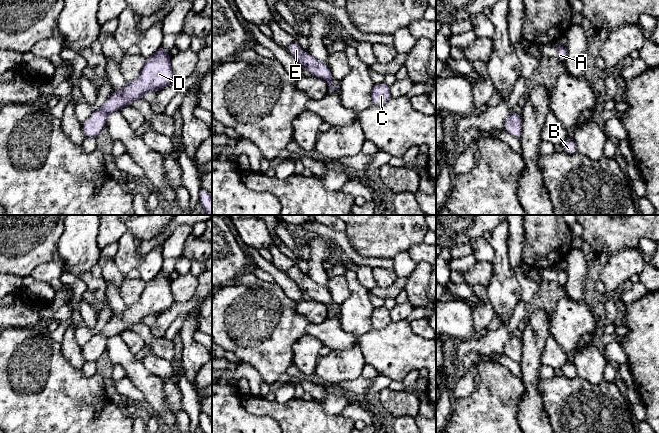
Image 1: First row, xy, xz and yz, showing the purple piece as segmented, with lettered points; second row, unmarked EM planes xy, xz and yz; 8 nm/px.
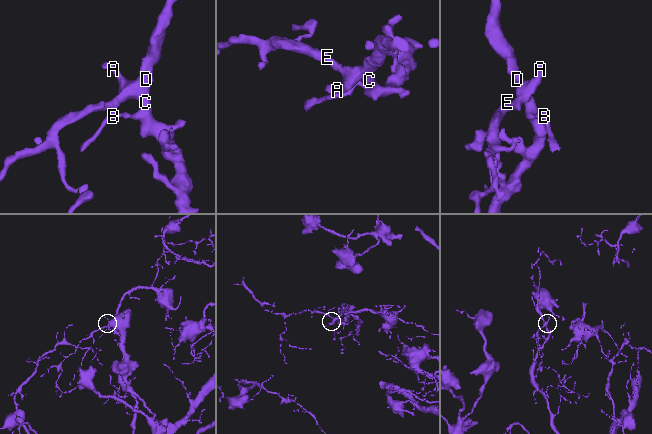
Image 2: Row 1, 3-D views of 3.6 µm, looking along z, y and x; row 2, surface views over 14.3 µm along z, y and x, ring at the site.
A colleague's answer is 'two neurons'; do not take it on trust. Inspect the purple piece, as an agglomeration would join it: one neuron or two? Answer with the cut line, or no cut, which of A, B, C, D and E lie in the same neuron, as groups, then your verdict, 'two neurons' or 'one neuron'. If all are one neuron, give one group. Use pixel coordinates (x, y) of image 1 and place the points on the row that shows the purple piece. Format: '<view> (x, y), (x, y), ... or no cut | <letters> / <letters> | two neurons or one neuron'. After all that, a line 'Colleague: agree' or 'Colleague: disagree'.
no cut | A B C D E | one neuron
Colleague: disagree

